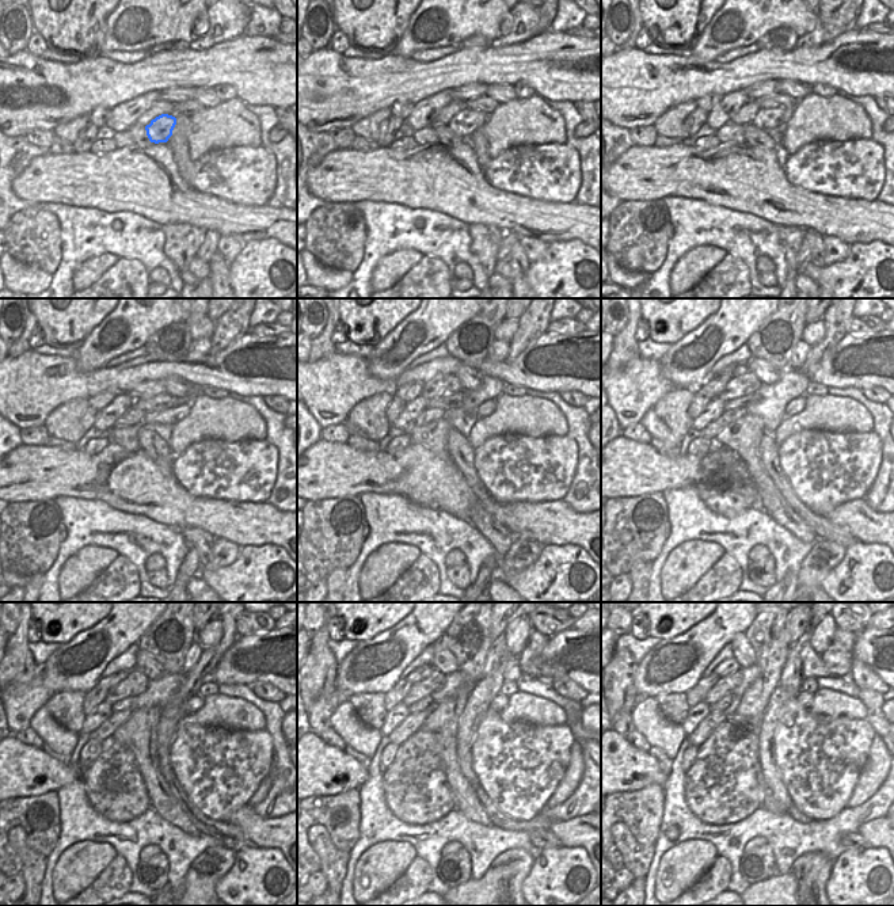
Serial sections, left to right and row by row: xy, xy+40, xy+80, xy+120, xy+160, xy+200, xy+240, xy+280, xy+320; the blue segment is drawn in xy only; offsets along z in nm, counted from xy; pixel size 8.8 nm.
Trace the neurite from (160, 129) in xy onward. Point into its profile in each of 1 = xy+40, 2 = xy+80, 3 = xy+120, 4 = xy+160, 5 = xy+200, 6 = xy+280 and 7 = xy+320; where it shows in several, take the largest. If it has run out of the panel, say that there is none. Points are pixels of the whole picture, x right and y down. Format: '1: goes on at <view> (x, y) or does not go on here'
1: goes on at xy+40 (467, 121)
2: goes on at xy+80 (773, 121)
3: goes on at xy+120 (162, 422)
4: goes on at xy+160 (463, 421)
5: goes on at xy+200 (771, 418)
6: goes on at xy+280 (498, 704)
7: goes on at xy+320 (805, 699)

